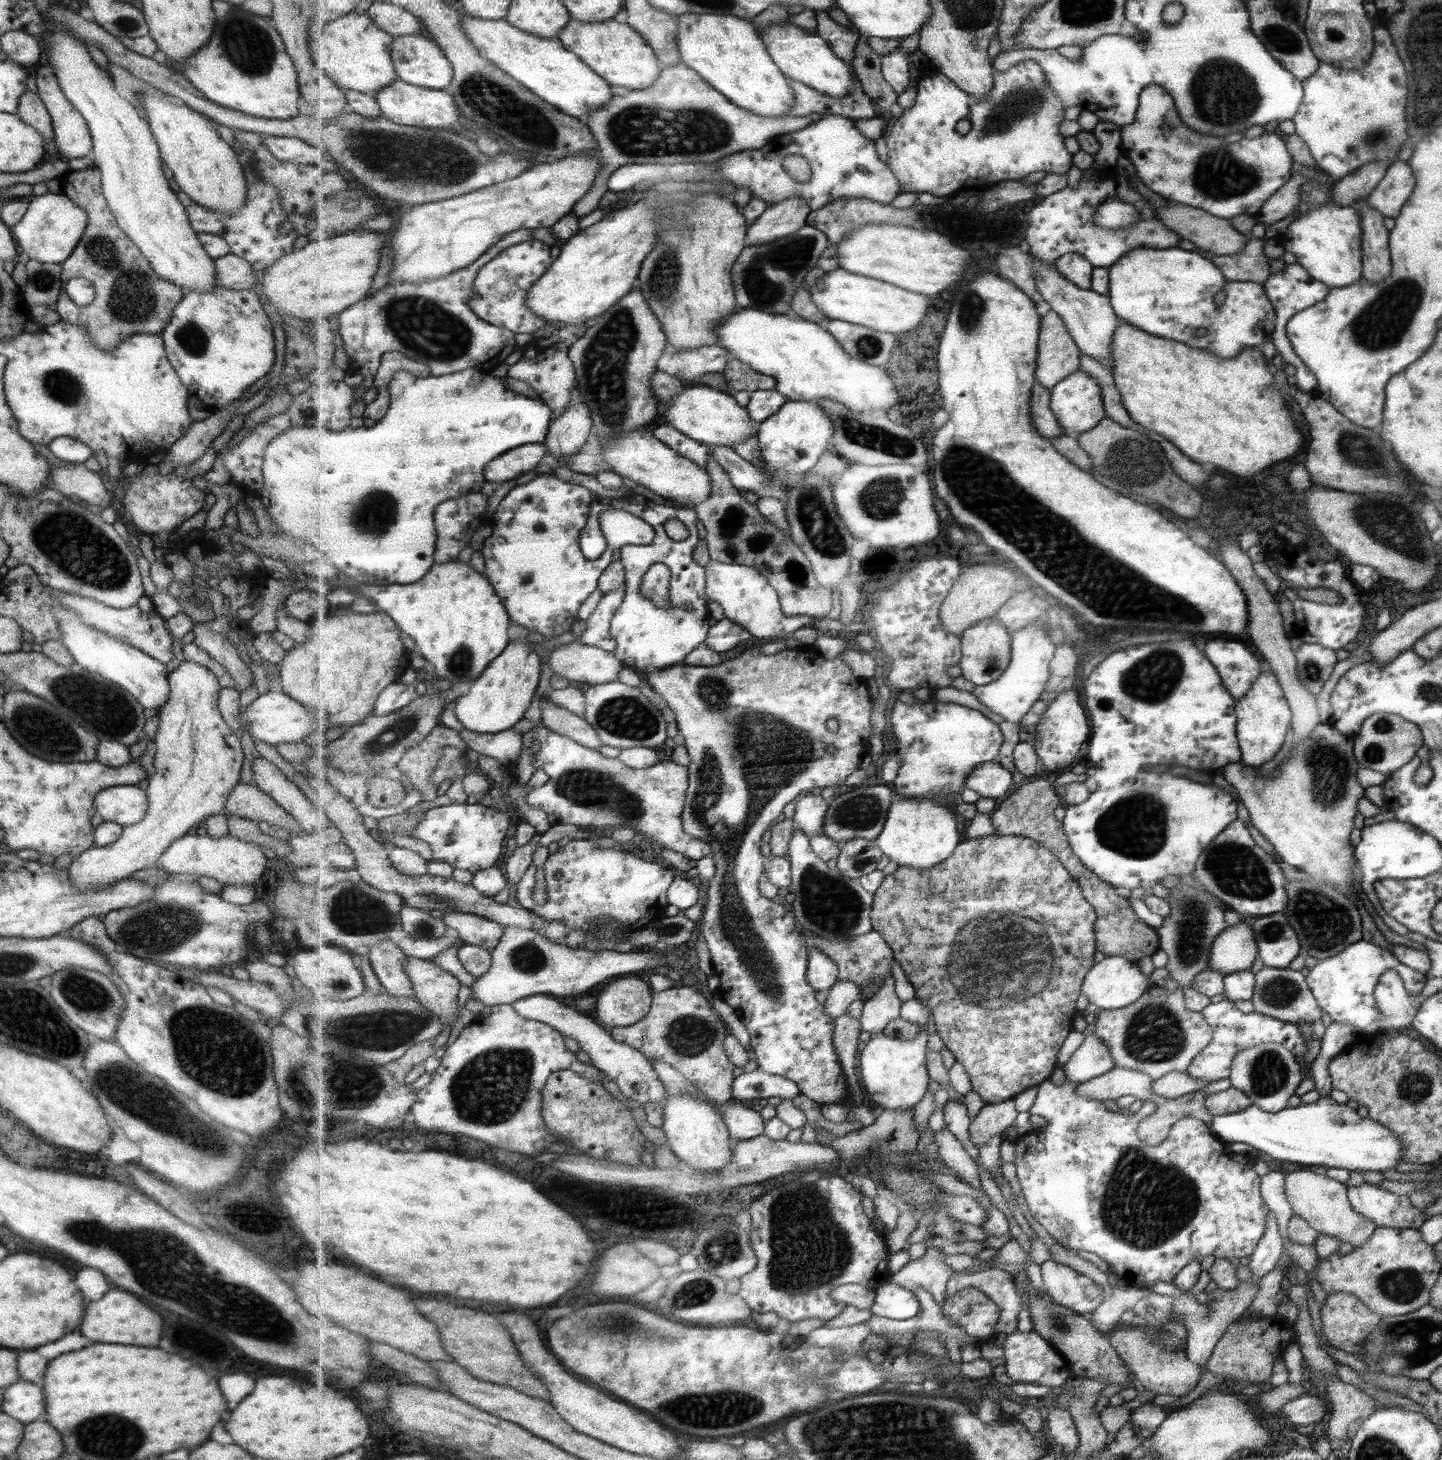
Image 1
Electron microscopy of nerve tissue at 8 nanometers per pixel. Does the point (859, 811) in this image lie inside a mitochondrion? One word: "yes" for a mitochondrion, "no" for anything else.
yes

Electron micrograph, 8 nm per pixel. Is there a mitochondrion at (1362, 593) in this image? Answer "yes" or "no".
no

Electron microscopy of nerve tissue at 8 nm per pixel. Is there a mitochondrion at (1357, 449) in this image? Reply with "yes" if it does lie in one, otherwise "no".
yes

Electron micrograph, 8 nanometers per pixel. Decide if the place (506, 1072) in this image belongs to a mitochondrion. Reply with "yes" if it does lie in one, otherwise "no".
yes

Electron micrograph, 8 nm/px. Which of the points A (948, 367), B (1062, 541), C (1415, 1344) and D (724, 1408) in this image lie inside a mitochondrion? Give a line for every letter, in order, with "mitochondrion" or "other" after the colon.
A: other
B: mitochondrion
C: mitochondrion
D: mitochondrion

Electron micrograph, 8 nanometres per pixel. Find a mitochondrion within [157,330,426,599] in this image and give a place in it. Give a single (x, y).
(372, 523)

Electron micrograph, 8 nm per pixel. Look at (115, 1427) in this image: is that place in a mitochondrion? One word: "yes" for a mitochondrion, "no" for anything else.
yes

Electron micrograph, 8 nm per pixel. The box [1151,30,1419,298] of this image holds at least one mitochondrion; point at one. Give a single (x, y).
(1223, 92)

